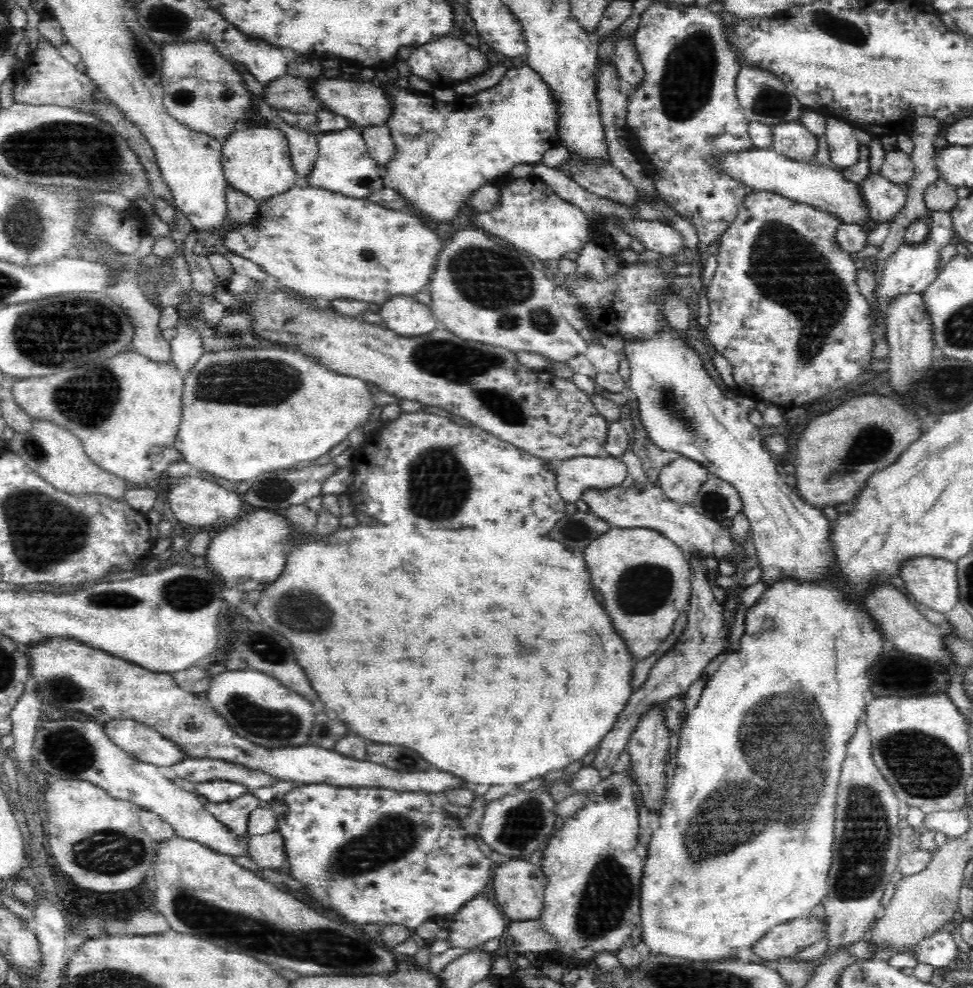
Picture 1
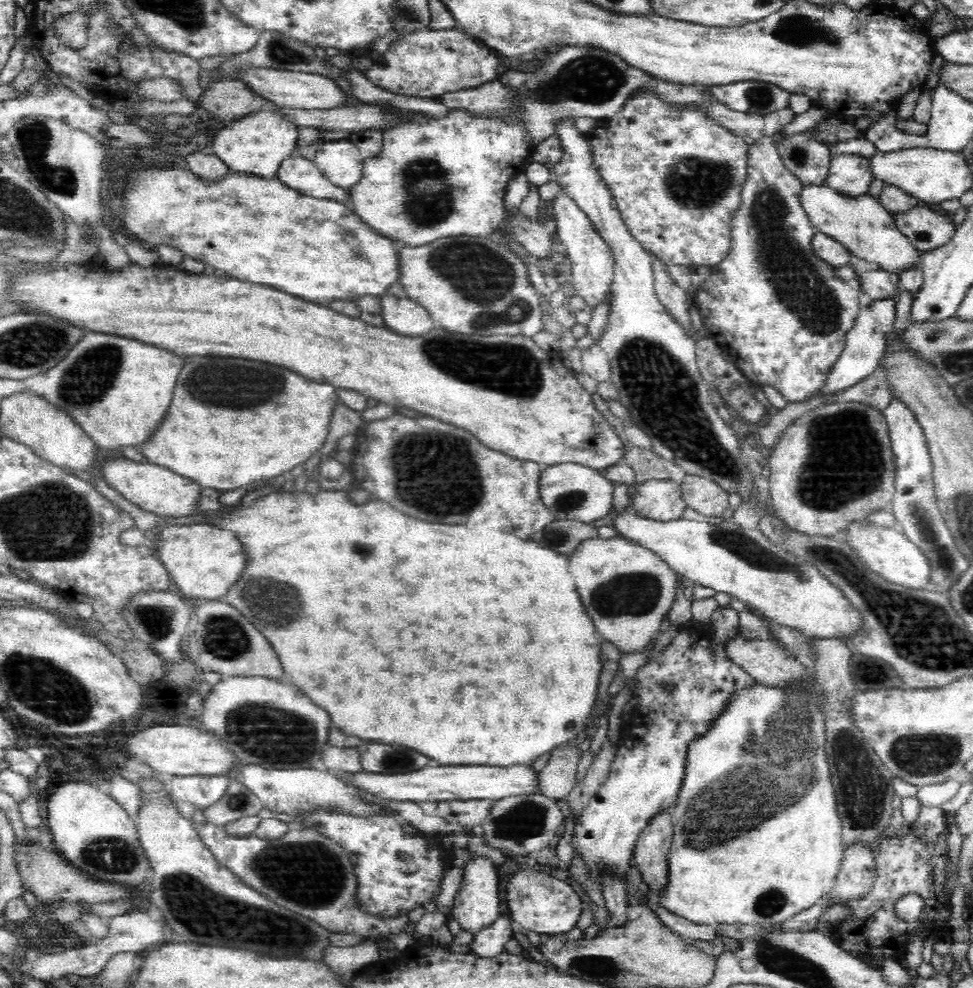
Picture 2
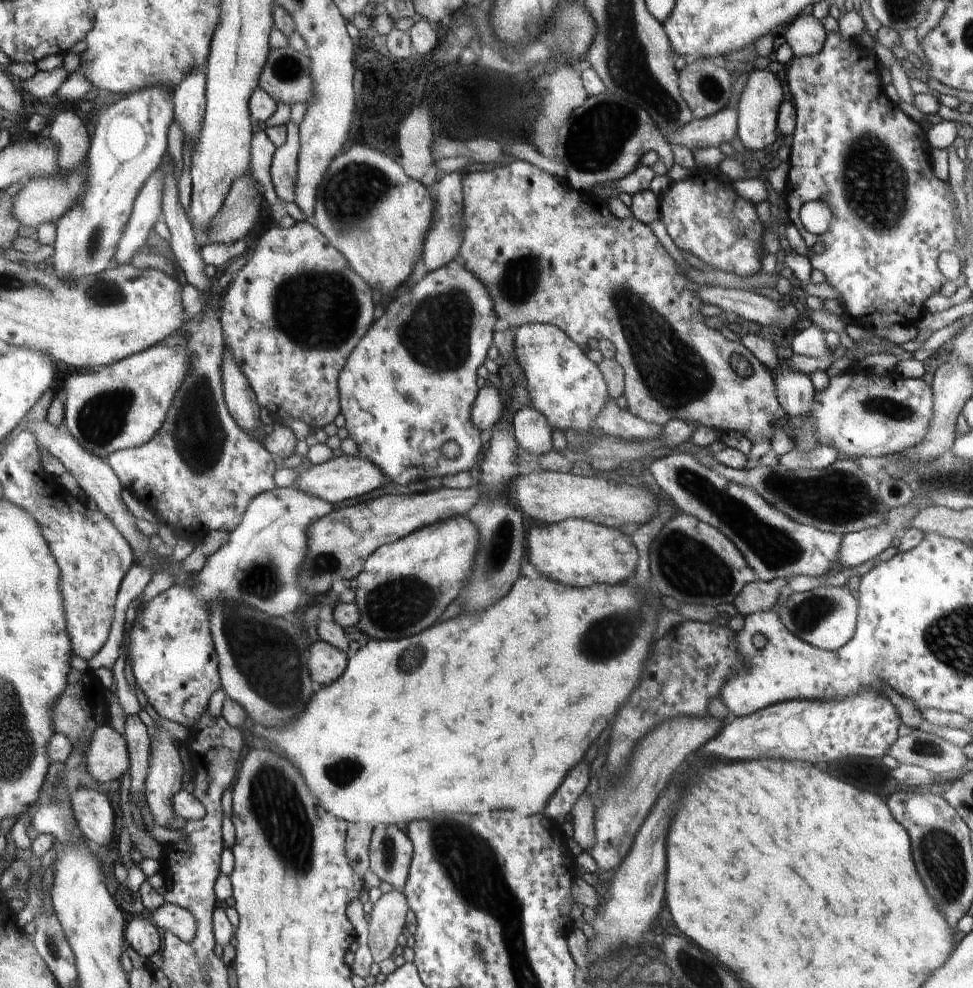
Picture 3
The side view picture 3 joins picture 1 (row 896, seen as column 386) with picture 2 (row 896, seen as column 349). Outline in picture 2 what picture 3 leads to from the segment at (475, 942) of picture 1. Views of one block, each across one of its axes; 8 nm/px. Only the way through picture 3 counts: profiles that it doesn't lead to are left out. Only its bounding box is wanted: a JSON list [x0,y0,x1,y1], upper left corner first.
[452,858,500,936]

